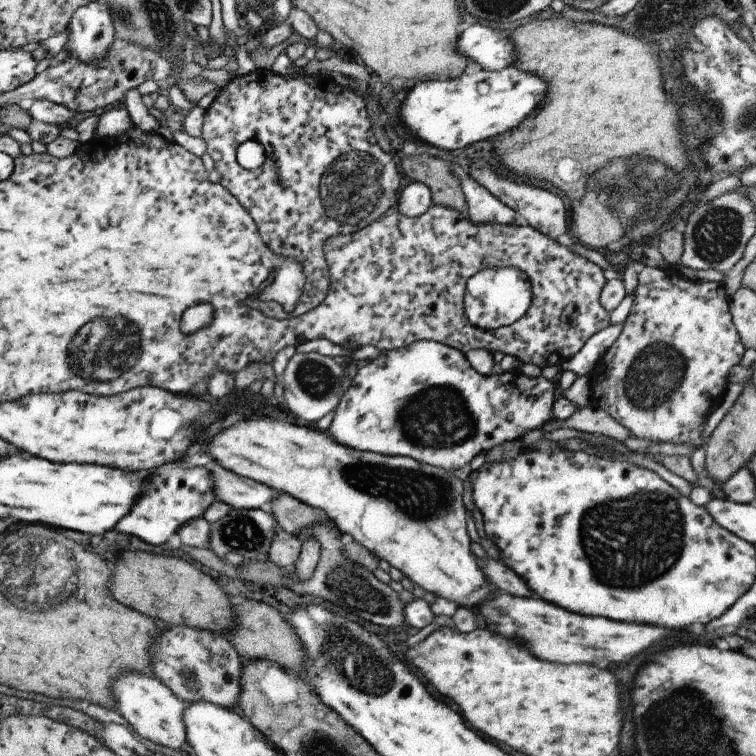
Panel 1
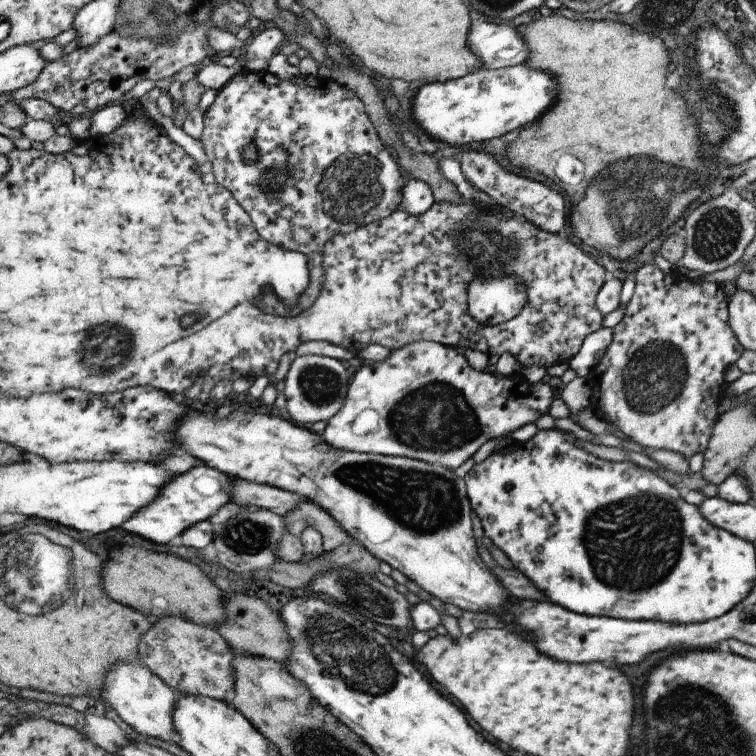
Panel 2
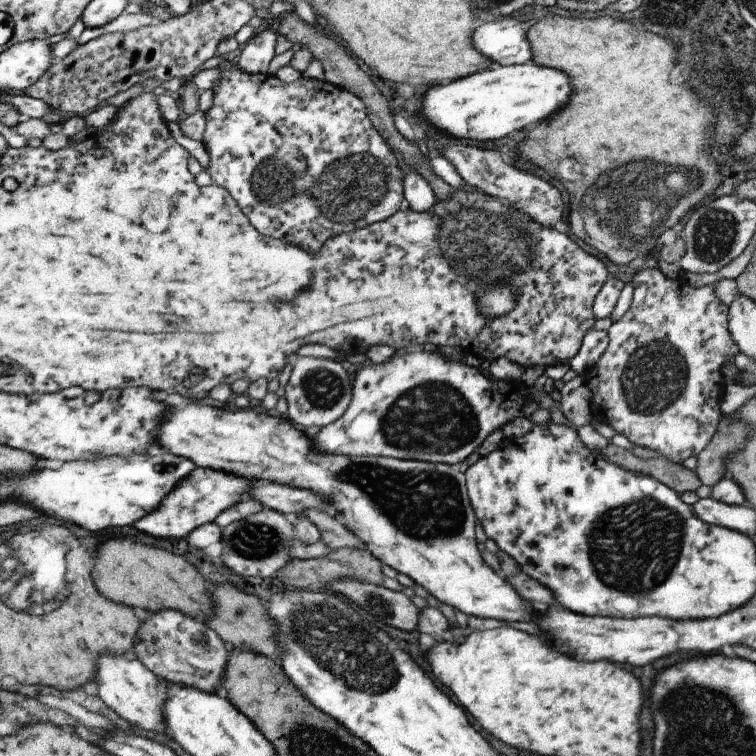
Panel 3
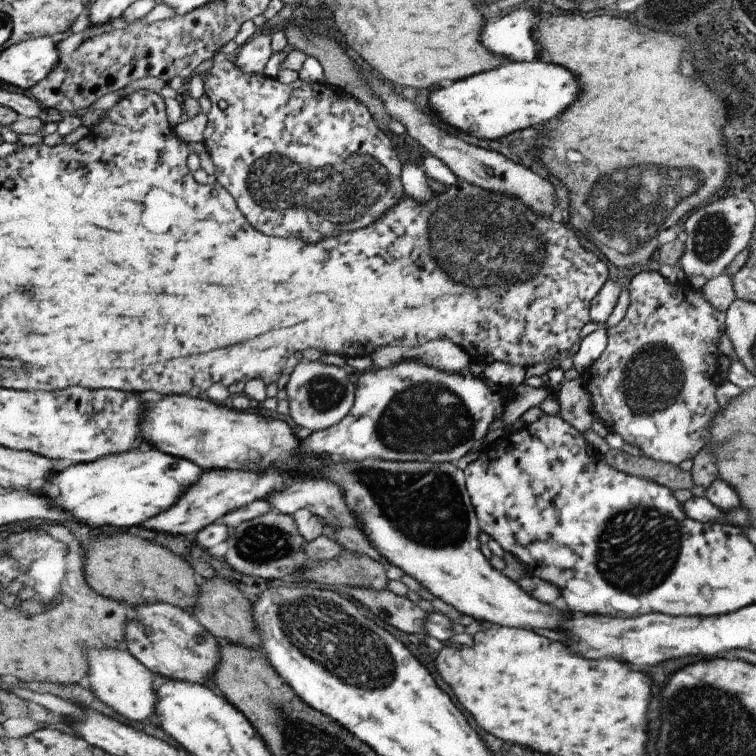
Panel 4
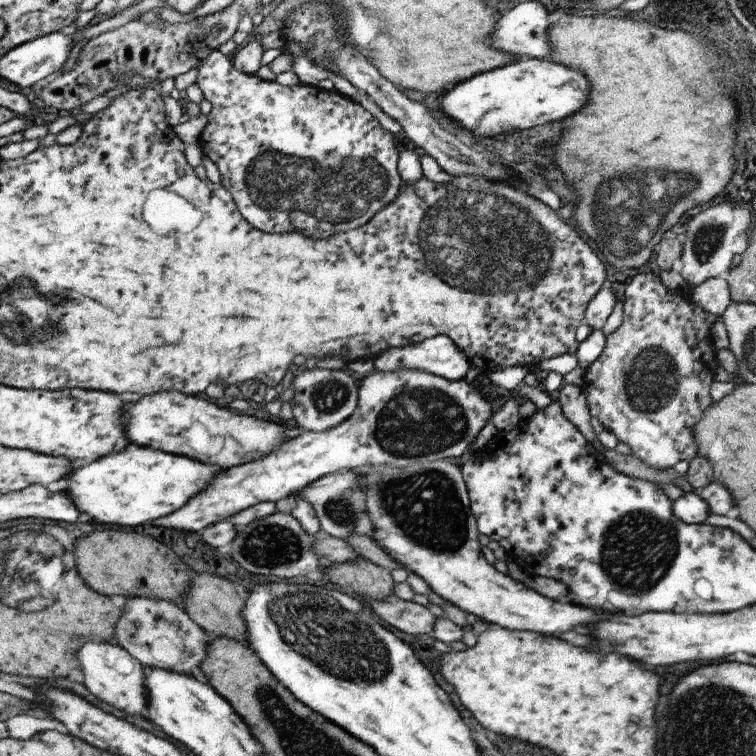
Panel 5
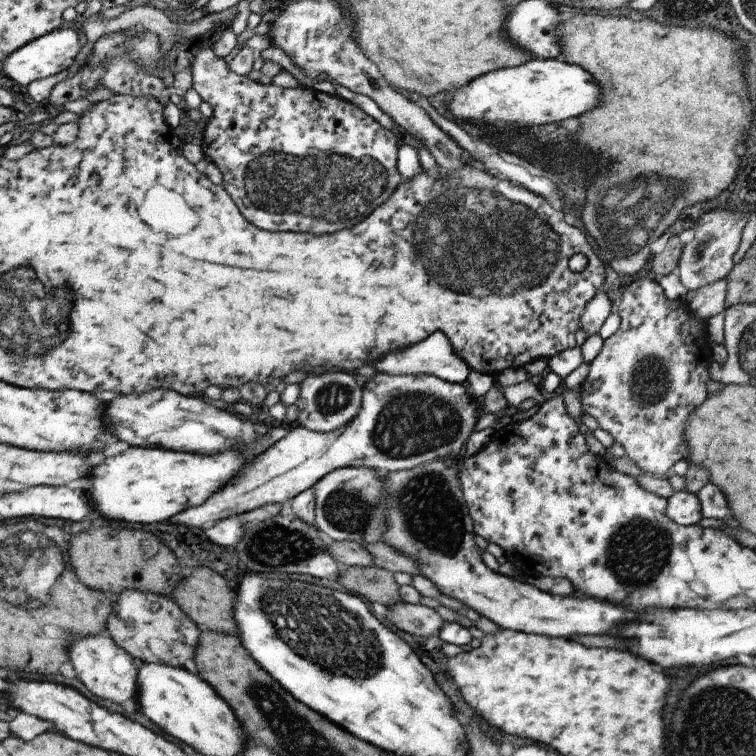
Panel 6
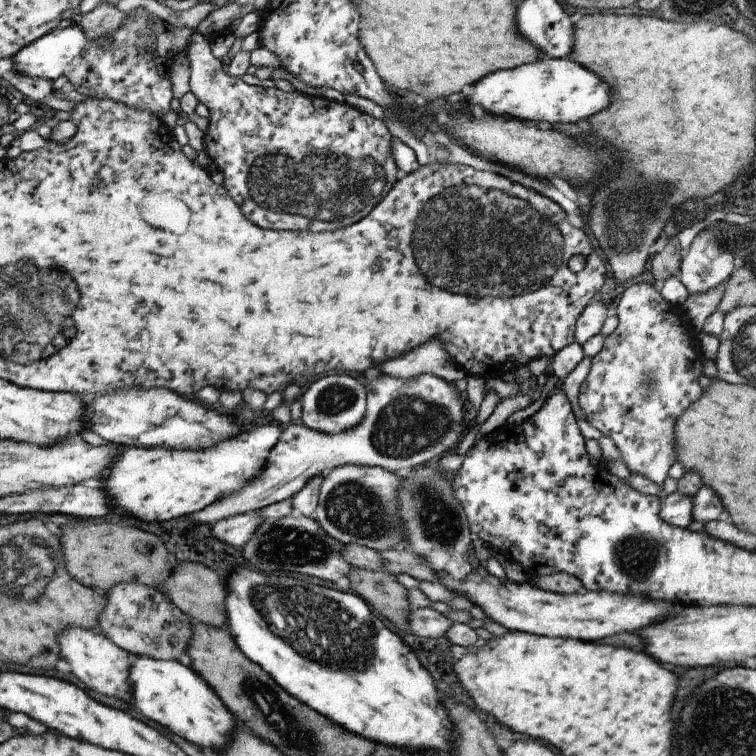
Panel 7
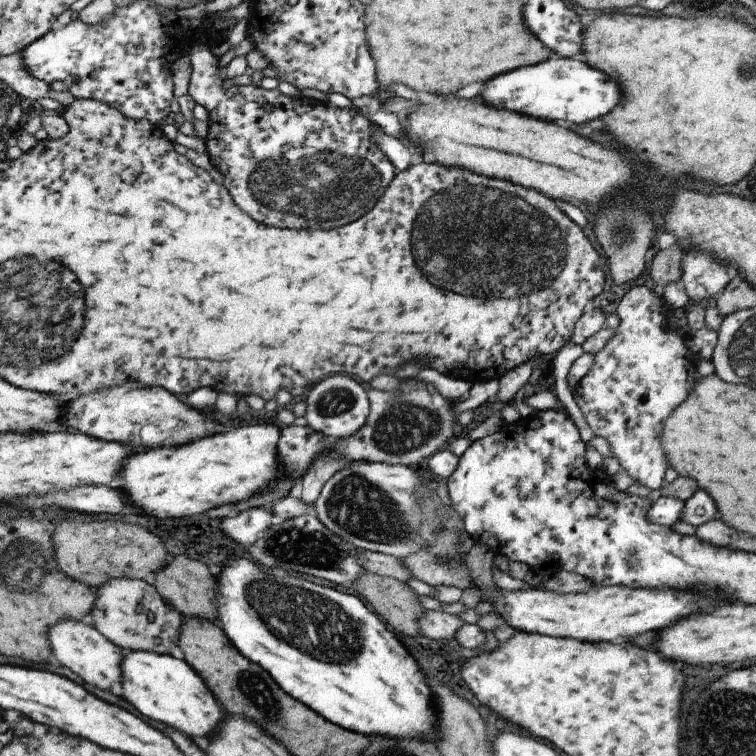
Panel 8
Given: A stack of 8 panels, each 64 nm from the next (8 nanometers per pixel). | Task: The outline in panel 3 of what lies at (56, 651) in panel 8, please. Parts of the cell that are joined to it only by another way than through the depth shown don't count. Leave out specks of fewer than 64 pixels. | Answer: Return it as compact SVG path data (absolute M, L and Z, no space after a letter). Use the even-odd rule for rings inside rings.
M104 654L97 660L95 680L99 697L112 708L118 716L136 724L142 730L167 734L165 704L168 700L168 686L160 684L156 675L146 668L136 657Z

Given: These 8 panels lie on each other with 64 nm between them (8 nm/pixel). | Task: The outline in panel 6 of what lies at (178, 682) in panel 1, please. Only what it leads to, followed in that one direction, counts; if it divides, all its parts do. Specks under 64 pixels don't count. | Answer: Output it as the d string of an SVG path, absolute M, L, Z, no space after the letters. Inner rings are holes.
M125 589L119 594L120 598L113 605L112 614L107 618L106 633L134 659L141 663L165 664L172 667L184 667L188 660L194 660L199 645L200 628L197 624L177 605L172 596L155 595L136 589Z

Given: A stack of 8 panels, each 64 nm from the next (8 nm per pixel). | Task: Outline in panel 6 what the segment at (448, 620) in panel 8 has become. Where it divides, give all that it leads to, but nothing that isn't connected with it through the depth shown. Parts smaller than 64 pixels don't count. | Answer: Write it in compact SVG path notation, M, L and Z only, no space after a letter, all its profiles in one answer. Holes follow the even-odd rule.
M398 601L388 608L378 608L379 615L388 618L396 628L412 636L436 635L444 620L433 608Z

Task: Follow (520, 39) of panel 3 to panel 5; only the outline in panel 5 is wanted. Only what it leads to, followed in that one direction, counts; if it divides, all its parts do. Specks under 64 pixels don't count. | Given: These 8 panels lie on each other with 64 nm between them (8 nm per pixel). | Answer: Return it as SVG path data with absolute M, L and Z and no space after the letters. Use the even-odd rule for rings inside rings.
M528 1L508 10L502 20L498 20L490 32L490 42L494 48L500 48L518 59L546 59L551 53L547 39L547 28L554 16L541 3Z

